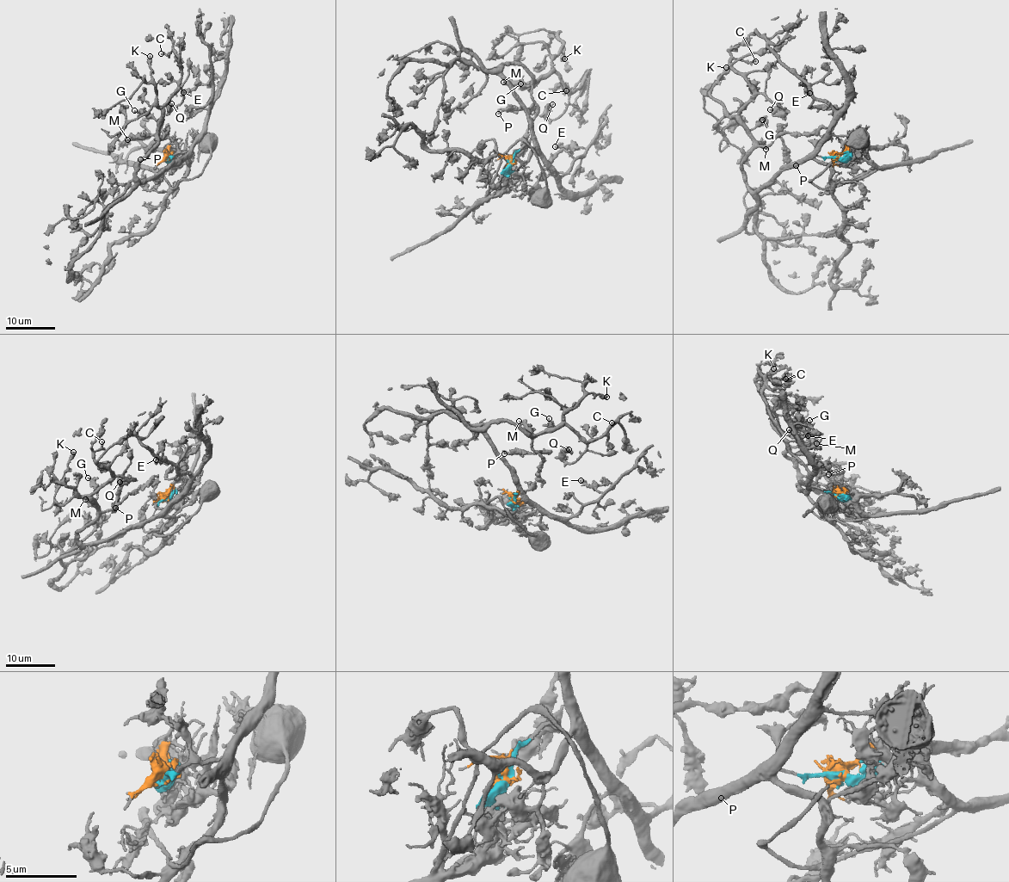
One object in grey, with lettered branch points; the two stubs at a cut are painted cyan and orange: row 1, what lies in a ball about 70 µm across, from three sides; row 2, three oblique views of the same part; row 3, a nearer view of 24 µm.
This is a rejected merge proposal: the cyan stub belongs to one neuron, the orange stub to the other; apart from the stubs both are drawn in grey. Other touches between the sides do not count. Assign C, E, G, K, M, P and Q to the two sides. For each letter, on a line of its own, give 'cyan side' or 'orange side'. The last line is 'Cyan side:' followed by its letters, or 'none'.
C: cyan side
E: cyan side
G: cyan side
K: cyan side
M: cyan side
P: cyan side
Q: cyan side
Cyan side: C, E, G, K, M, P, Q

